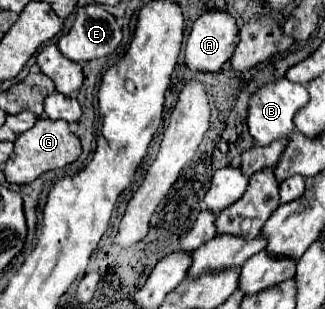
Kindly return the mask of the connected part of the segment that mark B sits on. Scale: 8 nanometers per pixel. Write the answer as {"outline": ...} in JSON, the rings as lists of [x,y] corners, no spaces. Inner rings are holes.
{"outline":[[[287,78],[283,80],[275,80],[267,86],[261,86],[249,102],[249,118],[247,118],[247,126],[249,126],[249,134],[253,136],[257,146],[269,146],[275,140],[289,140],[291,134],[295,132],[295,124],[293,124],[293,116],[297,110],[301,110],[303,106],[307,106],[309,102],[309,94],[307,88],[303,84],[293,84]]]}

